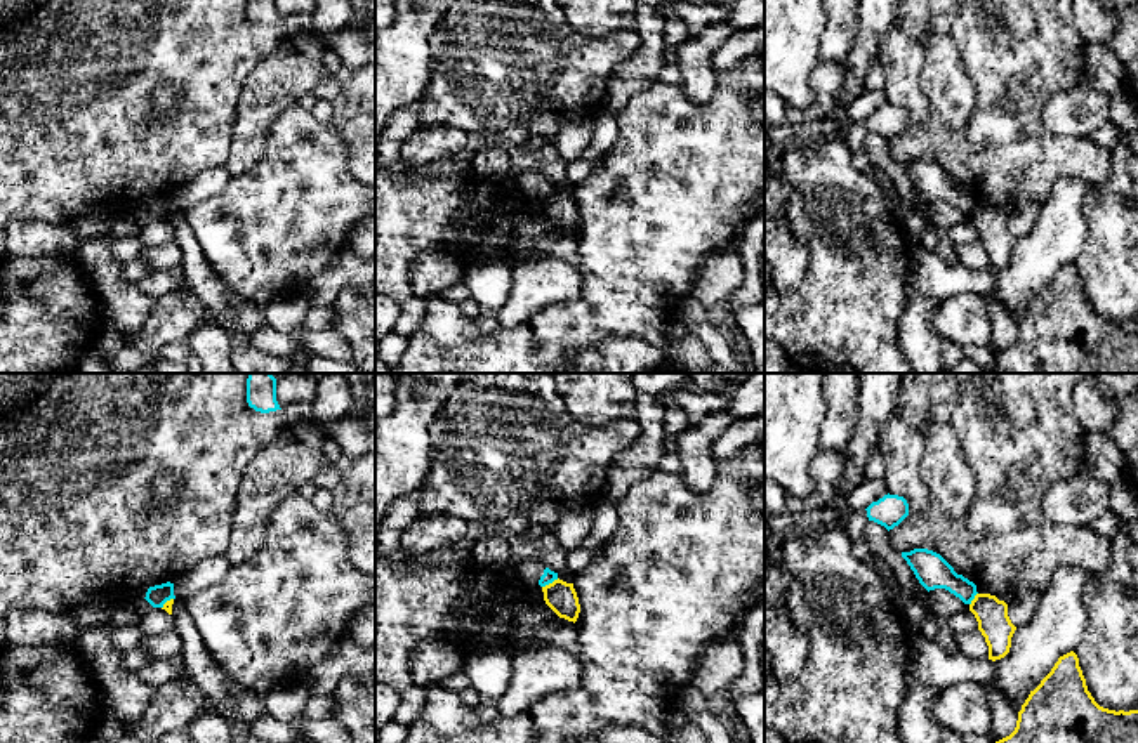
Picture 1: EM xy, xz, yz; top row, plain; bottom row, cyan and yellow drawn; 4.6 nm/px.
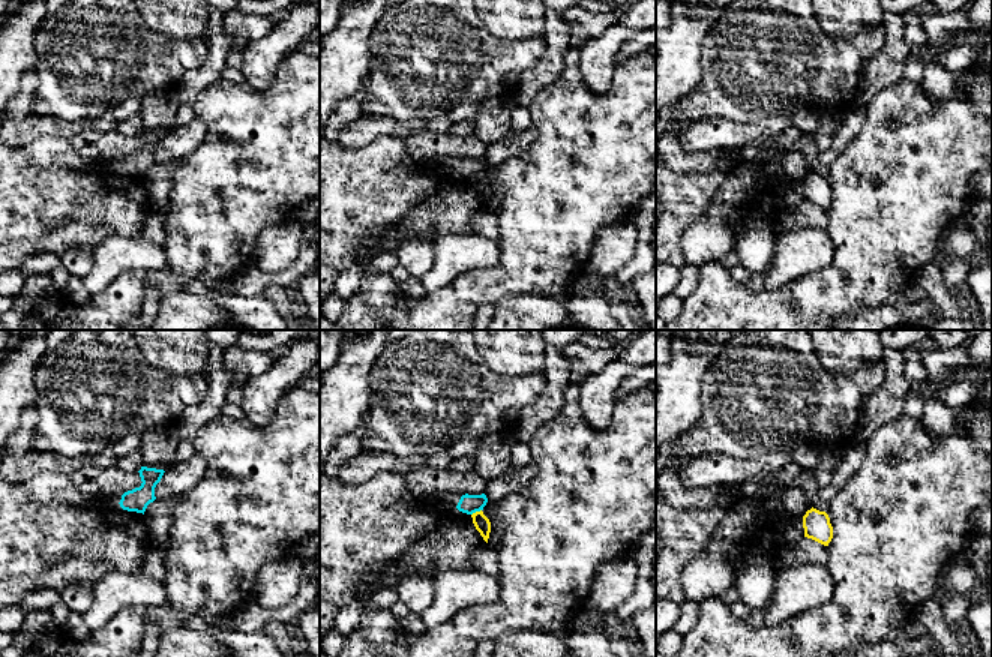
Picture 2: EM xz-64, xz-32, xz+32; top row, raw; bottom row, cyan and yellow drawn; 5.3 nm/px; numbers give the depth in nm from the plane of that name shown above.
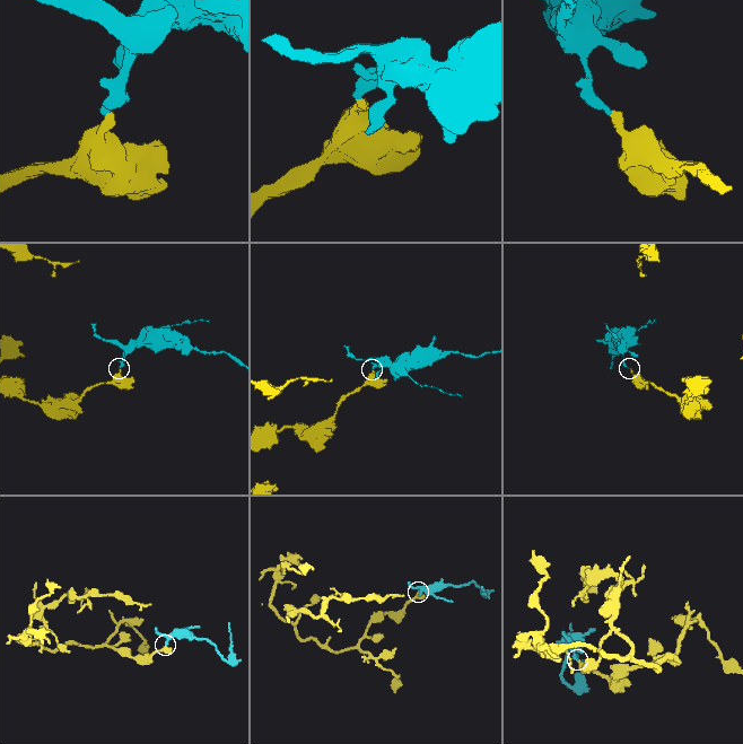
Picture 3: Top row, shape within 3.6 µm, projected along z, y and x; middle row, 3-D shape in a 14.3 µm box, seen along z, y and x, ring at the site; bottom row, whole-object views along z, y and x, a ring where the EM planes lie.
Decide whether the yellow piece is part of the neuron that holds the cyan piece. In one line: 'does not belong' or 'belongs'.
does not belong

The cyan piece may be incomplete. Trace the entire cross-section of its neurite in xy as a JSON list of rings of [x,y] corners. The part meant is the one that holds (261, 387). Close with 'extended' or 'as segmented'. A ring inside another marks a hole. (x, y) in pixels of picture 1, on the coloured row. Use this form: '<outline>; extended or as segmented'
[[[248,373],[247,403],[261,413],[281,410],[276,401],[276,378],[271,373]]]; as segmented

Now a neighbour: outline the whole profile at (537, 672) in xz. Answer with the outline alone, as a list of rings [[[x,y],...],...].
[[[547,644],[514,653],[511,667],[509,686],[495,700],[502,717],[518,715],[549,694],[575,691],[584,672],[579,656]]]

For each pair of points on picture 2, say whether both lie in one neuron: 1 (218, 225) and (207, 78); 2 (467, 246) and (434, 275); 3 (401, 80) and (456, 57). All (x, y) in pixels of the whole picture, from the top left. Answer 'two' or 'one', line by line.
1: two
2: one
3: one

